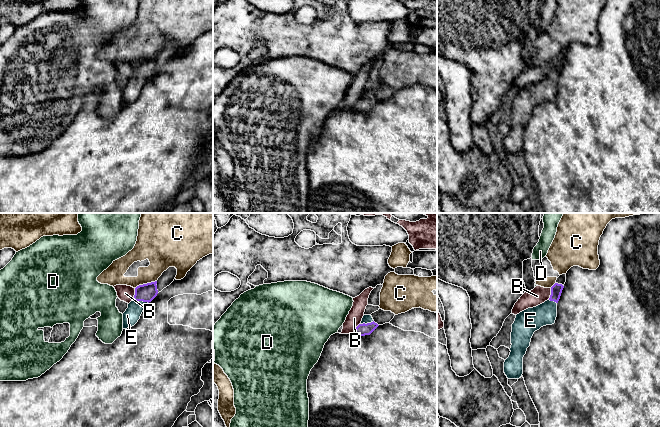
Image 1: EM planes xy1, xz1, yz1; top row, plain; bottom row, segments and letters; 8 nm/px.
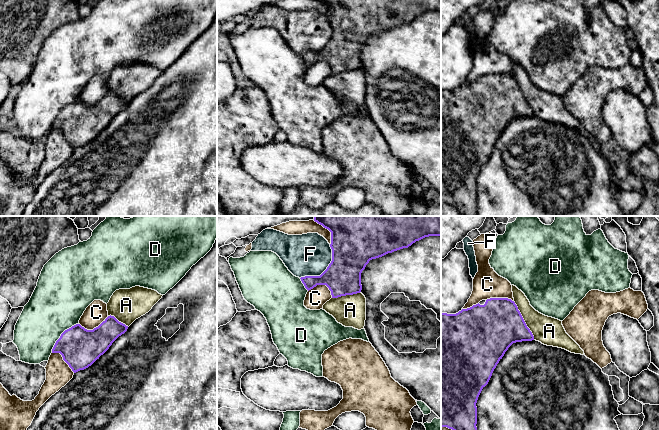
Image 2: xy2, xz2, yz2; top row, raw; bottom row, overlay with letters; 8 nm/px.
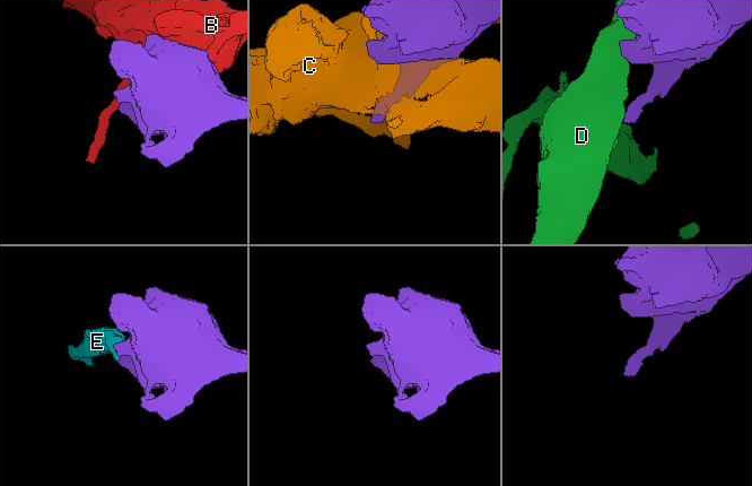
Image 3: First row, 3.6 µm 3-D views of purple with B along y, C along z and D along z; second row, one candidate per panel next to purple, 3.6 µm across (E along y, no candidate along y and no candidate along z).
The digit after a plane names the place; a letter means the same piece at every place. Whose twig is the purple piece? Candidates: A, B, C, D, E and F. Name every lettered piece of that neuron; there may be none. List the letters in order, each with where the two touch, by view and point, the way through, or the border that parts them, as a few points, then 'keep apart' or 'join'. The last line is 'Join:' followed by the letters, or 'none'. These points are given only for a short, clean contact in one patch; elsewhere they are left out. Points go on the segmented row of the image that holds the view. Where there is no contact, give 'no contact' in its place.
A: yz2 (523, 320) | keep apart
B: xy1 (135, 294) | keep apart
C: xy2 (94, 328) | keep apart
D: xy2 (61, 335) | keep apart
E: xy1 (141, 300) | across xy1 (147, 292), (141, 300), (132, 314) | join
F: xz2 (326, 269) | keep apart
Join: E

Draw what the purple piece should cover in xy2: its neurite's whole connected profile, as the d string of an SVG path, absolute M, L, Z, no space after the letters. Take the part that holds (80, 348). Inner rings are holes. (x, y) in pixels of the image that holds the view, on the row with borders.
M111 315L93 330L76 324L61 334L52 353L60 353L76 373L91 366L127 329L128 326Z

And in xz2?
M314 216L314 221L331 232L332 261L320 276L305 276L300 279L308 291L317 285L326 285L332 298L360 293L361 273L370 260L408 248L425 237L441 236L441 216Z

